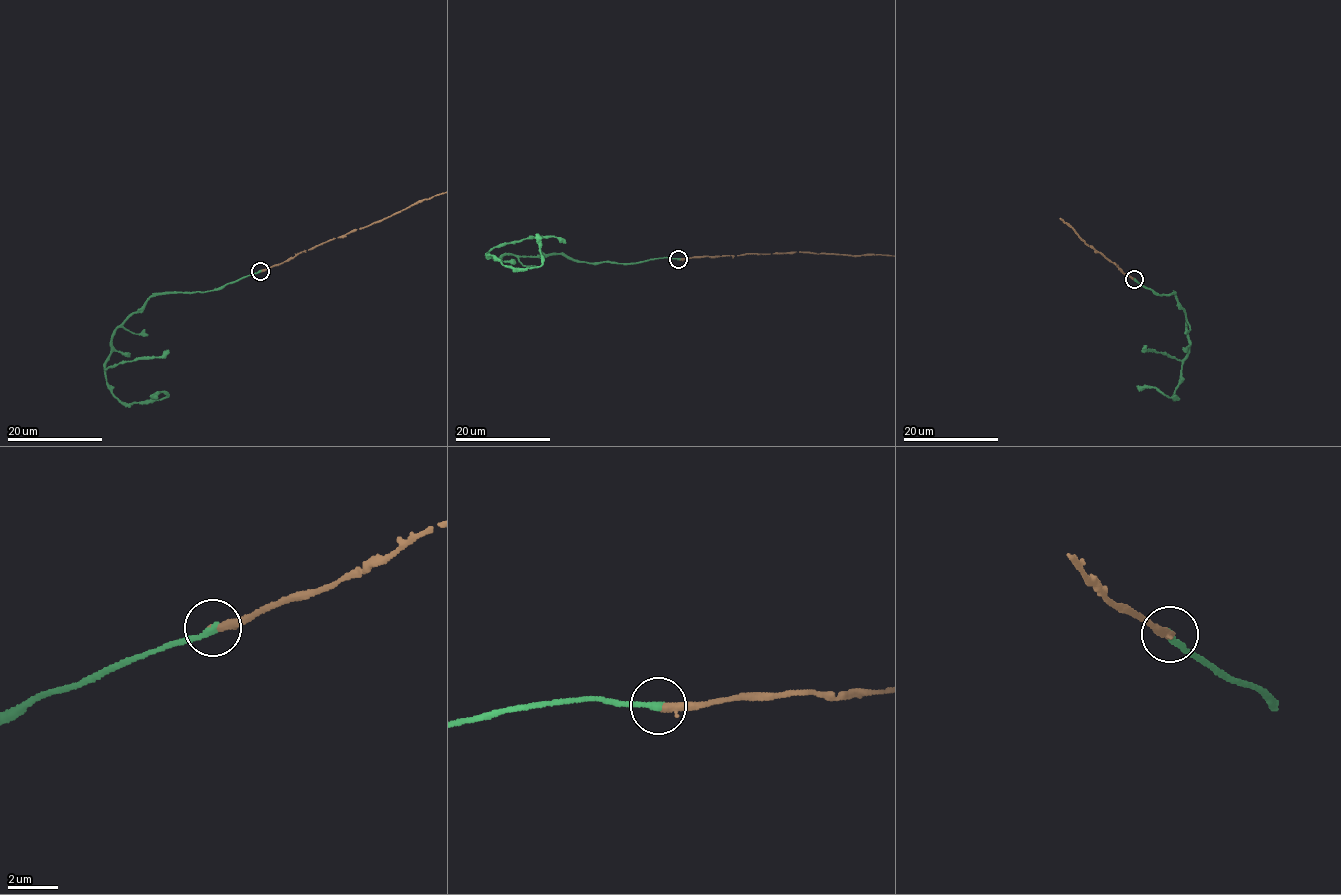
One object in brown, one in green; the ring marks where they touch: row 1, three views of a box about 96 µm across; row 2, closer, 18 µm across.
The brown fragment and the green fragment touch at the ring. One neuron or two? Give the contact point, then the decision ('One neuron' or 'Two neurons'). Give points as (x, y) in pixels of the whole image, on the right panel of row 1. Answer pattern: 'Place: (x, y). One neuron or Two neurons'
Place: (1134, 279). One neuron

